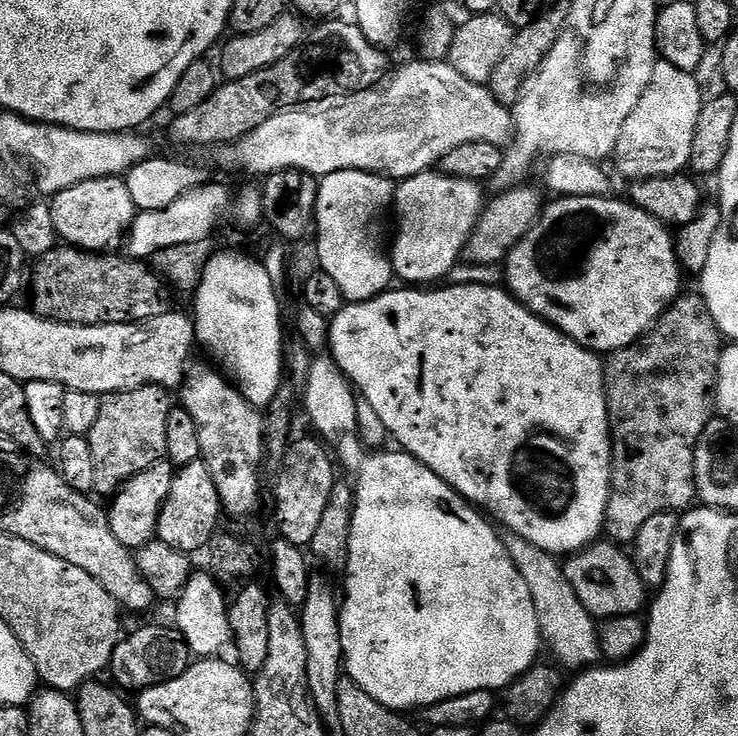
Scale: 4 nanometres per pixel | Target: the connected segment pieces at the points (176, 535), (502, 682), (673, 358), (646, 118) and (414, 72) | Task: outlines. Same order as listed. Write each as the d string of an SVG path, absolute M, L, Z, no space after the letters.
M201 459L190 462L190 466L179 469L174 478L174 482L170 486L170 494L166 498L166 502L160 511L158 518L158 526L156 527L156 535L162 542L166 542L166 546L174 546L174 550L195 554L196 551L207 549L208 543L218 531L220 516L222 517L222 505L217 487L214 486L214 480L210 478L210 470L205 466Z
M324 354L318 358L316 356L311 361L307 376L302 380L302 385L304 385L304 412L308 415L313 430L317 432L313 433L335 453L338 460L338 455L340 455L341 461L339 460L339 463L341 465L344 463L356 475L352 501L352 525L350 526L346 561L348 577L344 580L342 603L339 605L340 633L342 634L342 650L344 651L342 668L347 679L353 680L358 686L362 686L362 690L366 690L366 694L370 694L370 698L374 698L382 706L393 710L408 710L404 708L423 710L430 707L434 702L442 702L446 698L454 698L458 694L470 694L474 690L503 690L507 688L523 672L528 671L533 664L537 663L539 656L536 655L539 654L540 648L542 652L542 637L534 610L534 598L530 598L530 590L526 587L526 582L522 582L522 574L518 574L518 566L514 566L502 536L495 532L497 529L473 505L469 504L463 496L459 496L442 478L438 478L438 474L434 474L434 470L430 470L425 464L418 463L409 452L403 450L395 450L396 452L386 452L387 450L366 451L366 447L357 432L357 393L331 355Z
M681 294L669 304L667 310L661 314L660 319L639 340L635 340L630 346L611 353L603 361L604 389L608 395L608 421L612 427L612 489L608 495L608 505L604 515L604 532L611 543L617 546L631 545L638 534L638 530L642 530L642 525L654 514L662 514L663 512L680 514L693 507L694 501L697 499L694 450L697 442L700 441L701 434L706 430L706 426L718 412L716 407L716 379L718 378L721 351L722 337L716 325L716 319L710 314L704 297L699 294L693 294L693 296Z
M665 60L654 66L646 94L642 94L638 106L634 106L634 114L626 118L622 134L618 134L614 161L628 182L675 176L688 168L690 142L694 142L694 126L698 126L702 103L700 84L696 79L693 73L678 70L678 66L670 66L670 62Z
M421 59L420 64L408 64L405 68L400 68L391 73L383 82L376 85L375 88L367 88L361 92L351 93L347 97L345 104L340 104L337 108L328 108L332 106L324 106L319 110L309 110L307 107L301 106L291 110L275 112L270 118L266 118L266 122L262 122L262 126L252 129L241 140L235 144L225 144L219 149L220 160L230 167L245 168L248 172L253 172L257 178L268 176L272 172L281 172L287 168L297 168L303 172L317 178L321 176L329 176L338 170L362 170L363 172L376 172L379 176L386 176L393 181L399 182L408 180L411 176L416 176L420 172L427 172L435 169L437 165L443 161L446 154L450 154L450 150L454 150L457 146L466 146L466 142L490 142L507 146L514 139L514 116L510 111L509 105L499 104L494 98L494 94L483 84L475 84L466 78L462 78L462 74L458 74L458 70L454 70L451 64L447 62L433 62L431 60Z

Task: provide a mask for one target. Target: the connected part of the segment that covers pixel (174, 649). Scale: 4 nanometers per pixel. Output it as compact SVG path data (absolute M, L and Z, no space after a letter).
M148 624L145 628L136 628L130 634L128 632L117 642L110 665L111 679L117 689L139 694L145 688L178 678L178 674L185 672L193 660L192 652L179 630L172 626L163 628L160 624Z

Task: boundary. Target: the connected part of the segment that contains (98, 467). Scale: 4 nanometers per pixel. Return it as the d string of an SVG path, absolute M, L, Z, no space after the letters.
M147 384L125 392L109 392L101 399L98 422L94 422L94 430L87 434L94 458L97 497L111 497L119 492L125 480L165 459L166 418L170 418L174 406L173 397L171 400L168 396L171 396L169 389Z

